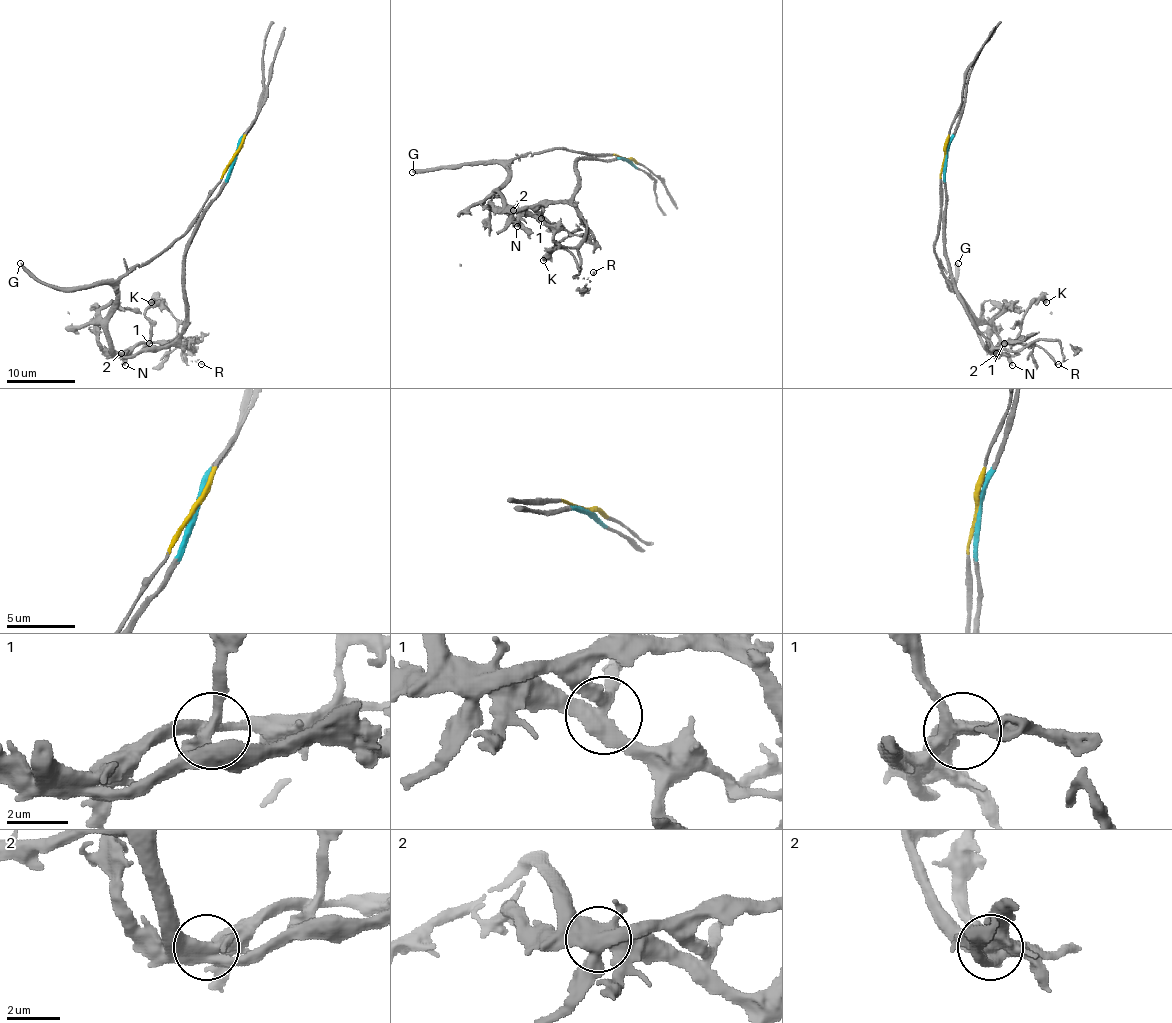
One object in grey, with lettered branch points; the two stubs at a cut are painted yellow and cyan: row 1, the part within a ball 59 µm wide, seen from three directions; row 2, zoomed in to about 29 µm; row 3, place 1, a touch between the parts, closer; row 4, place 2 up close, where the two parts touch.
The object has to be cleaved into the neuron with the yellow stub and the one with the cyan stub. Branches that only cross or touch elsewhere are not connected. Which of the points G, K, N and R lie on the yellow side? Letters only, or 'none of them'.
G, K, N

